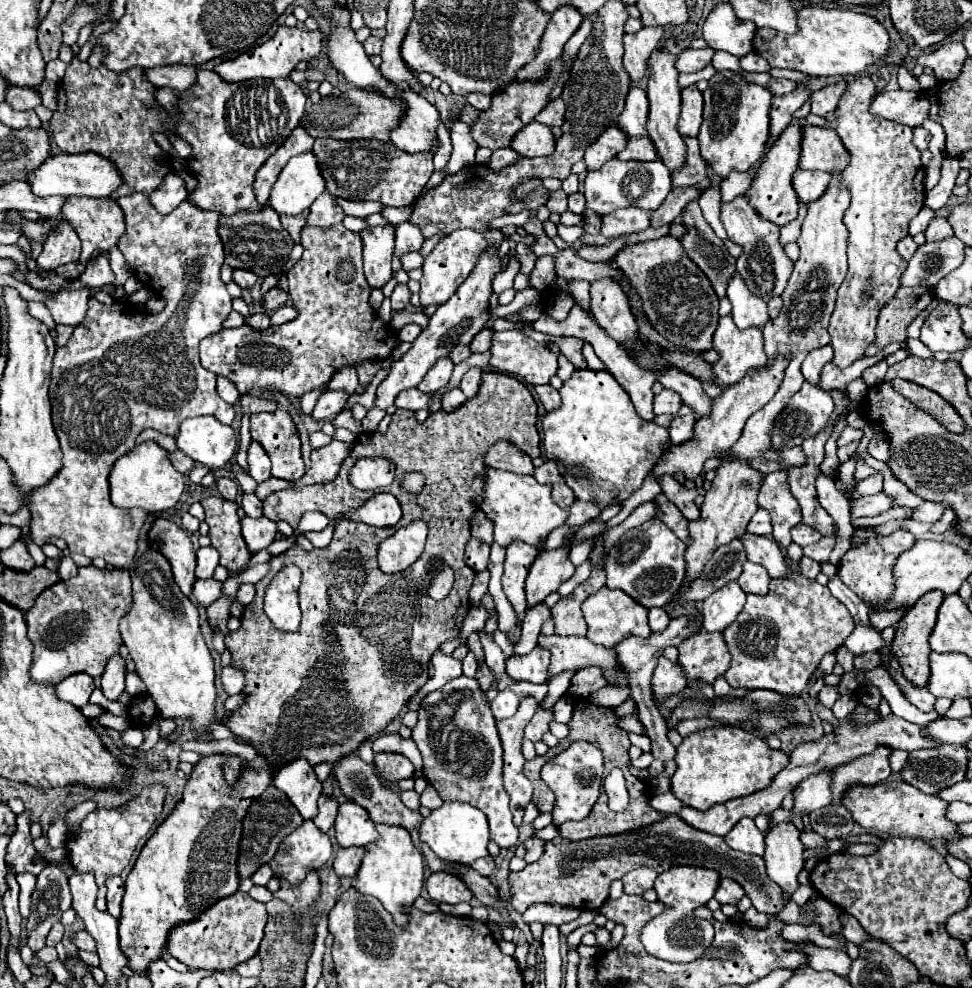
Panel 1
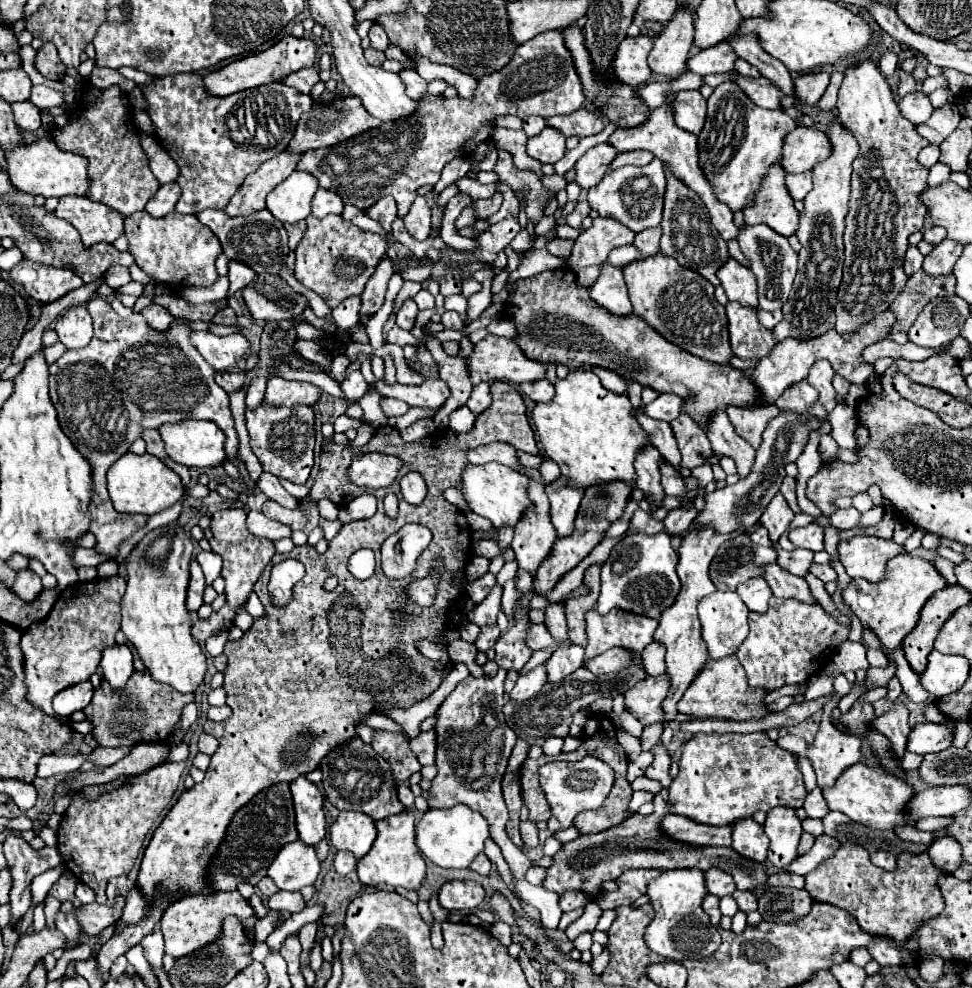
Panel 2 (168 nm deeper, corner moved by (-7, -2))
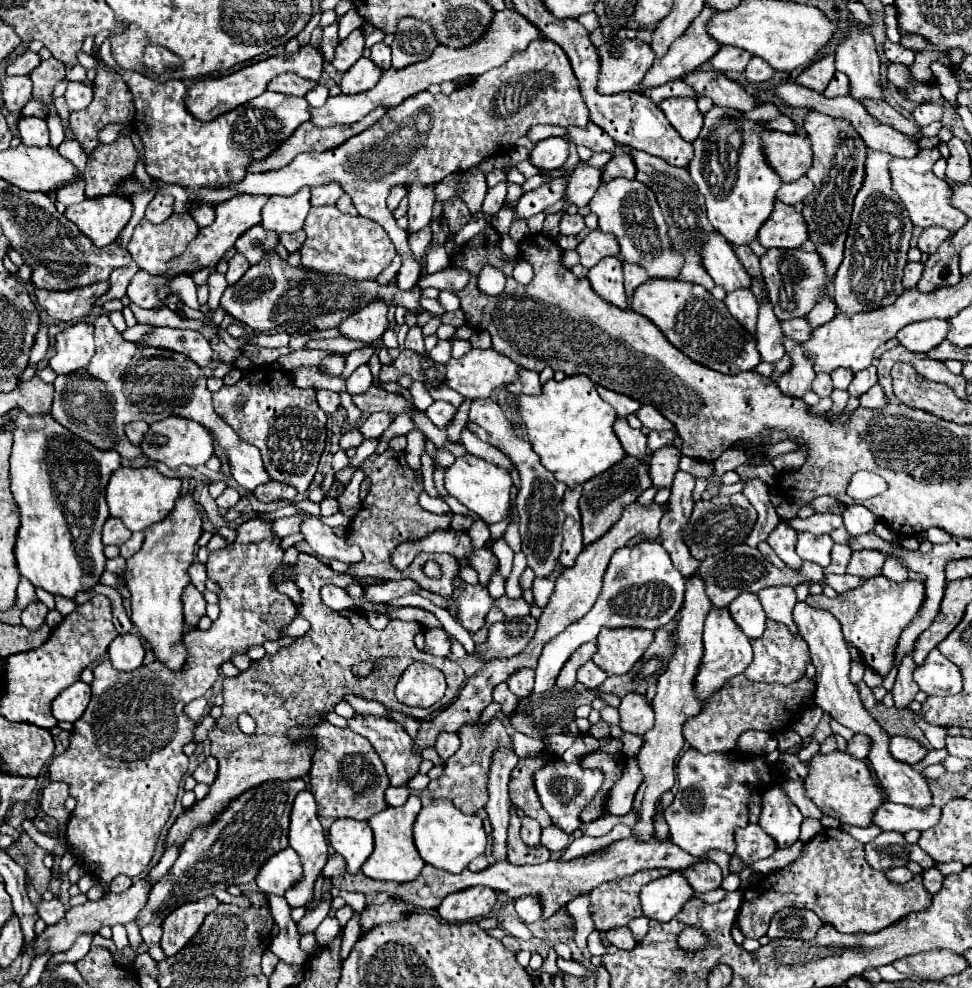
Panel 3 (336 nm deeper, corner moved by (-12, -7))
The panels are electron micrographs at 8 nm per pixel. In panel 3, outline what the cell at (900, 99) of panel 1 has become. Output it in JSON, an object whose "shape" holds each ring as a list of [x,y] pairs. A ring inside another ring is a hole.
{"shape":[[[919,104],[913,112],[913,120],[919,126],[927,126],[935,120],[941,120],[941,106],[939,104]]]}

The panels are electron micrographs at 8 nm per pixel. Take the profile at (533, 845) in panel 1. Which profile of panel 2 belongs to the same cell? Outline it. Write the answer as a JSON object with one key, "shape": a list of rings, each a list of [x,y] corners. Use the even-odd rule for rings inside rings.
{"shape":[[[522,821],[520,823],[520,835],[526,847],[536,847],[538,845],[538,827],[532,821]]]}

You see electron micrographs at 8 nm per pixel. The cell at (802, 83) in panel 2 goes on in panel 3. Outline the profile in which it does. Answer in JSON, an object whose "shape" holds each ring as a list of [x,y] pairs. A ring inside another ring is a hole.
{"shape":[[[825,56],[821,58],[819,62],[811,64],[805,72],[799,74],[797,78],[797,84],[801,86],[807,86],[811,90],[817,90],[817,92],[823,92],[827,88],[827,84],[831,82],[831,76],[835,74],[835,64],[833,64],[835,56]]]}

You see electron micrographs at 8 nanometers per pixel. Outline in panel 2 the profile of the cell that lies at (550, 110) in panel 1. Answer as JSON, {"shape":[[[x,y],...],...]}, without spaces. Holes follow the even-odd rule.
{"shape":[[[582,109],[582,111],[576,111],[574,115],[556,115],[554,119],[548,119],[546,123],[558,129],[564,137],[572,137],[572,135],[588,137],[604,129],[602,117],[594,113],[592,109]]]}

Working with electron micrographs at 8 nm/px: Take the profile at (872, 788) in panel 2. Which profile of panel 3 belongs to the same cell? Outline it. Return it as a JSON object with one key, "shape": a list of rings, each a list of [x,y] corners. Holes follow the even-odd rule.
{"shape":[[[833,752],[833,754],[817,754],[809,762],[809,774],[805,778],[805,790],[811,800],[821,808],[823,814],[837,818],[841,824],[851,826],[871,826],[877,808],[887,802],[887,792],[883,786],[877,784],[871,776],[871,770],[865,760],[853,758],[851,754]]]}

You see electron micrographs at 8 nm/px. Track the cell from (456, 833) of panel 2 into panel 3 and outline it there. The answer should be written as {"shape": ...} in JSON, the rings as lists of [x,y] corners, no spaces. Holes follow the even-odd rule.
{"shape":[[[435,800],[429,806],[421,808],[415,820],[415,826],[413,826],[413,838],[415,838],[415,846],[421,858],[427,864],[453,872],[453,874],[463,872],[473,858],[485,852],[485,846],[487,846],[487,834],[483,830],[483,820],[475,814],[467,816],[459,812],[449,800]]]}

